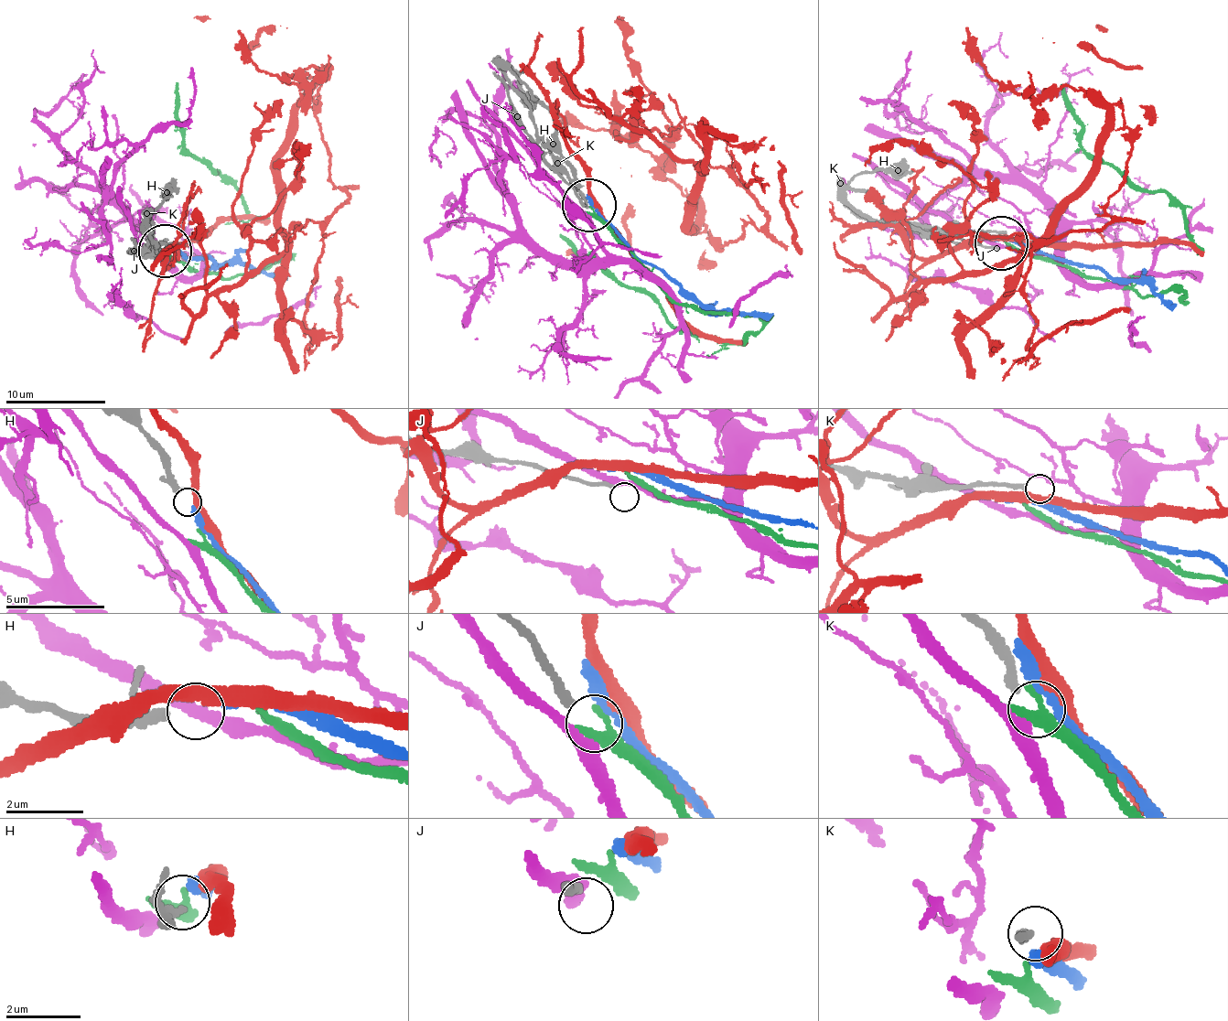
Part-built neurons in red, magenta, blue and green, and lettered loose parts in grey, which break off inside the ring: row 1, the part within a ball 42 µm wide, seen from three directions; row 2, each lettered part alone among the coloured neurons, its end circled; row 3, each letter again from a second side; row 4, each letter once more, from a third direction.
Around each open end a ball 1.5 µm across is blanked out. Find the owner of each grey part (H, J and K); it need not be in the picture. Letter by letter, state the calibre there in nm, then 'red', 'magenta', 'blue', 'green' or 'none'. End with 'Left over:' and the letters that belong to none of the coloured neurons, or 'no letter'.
H: calibre 170 nm; blue
J: calibre 200 nm; none
K: calibre 280 nm; none
Left over: J, K

